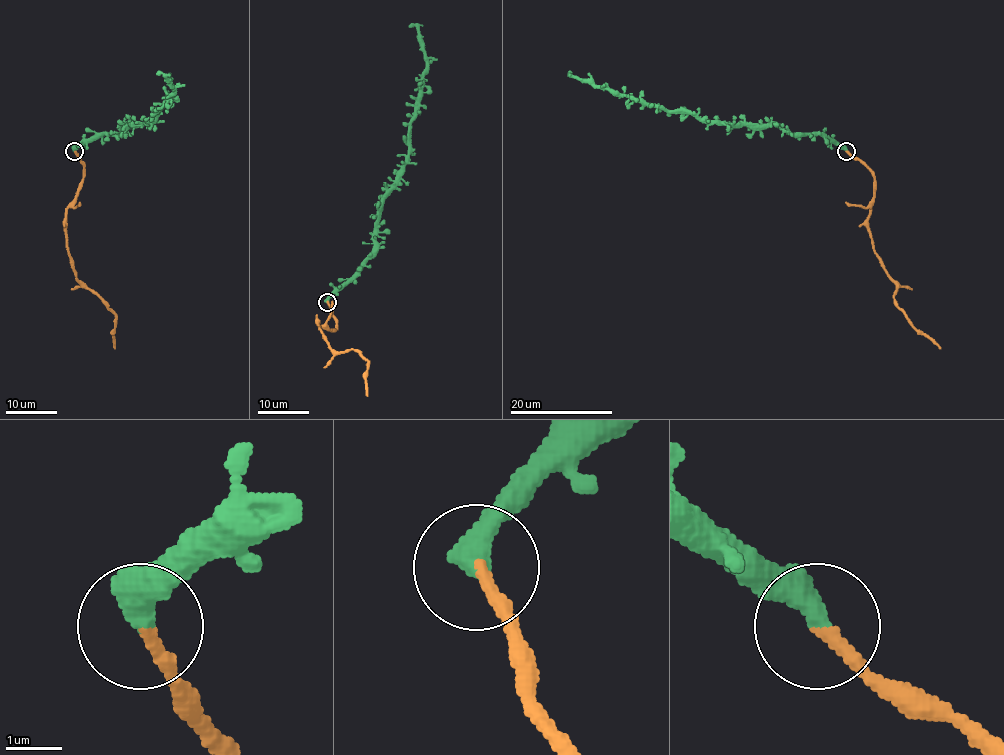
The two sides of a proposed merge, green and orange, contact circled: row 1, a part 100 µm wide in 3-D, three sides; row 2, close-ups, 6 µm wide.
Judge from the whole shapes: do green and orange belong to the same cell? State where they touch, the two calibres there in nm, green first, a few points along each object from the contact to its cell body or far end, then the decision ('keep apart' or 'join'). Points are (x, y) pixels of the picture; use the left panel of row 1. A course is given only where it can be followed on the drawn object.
at (74, 151); 480 nm thick on the green side, 220 nm on the other; green runs (75, 151), (81, 144), (102, 133), (120, 133), (125, 124), (150, 122), (174, 92), (166, 77), (157, 73); orange runs (75, 151), (84, 165), (84, 174), (76, 200), (66, 214), (68, 255), (80, 281), (115, 315), (115, 348); keep apart

